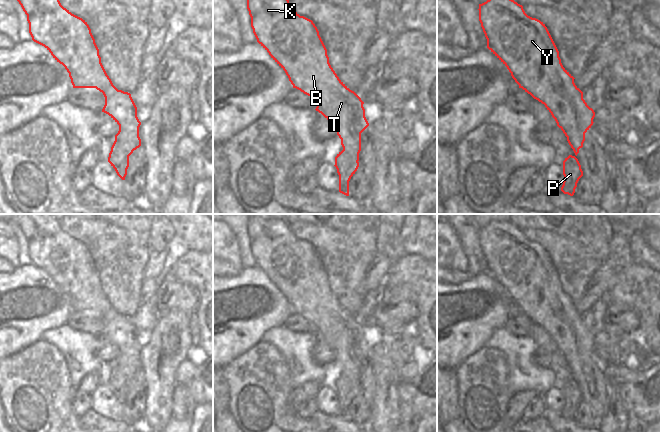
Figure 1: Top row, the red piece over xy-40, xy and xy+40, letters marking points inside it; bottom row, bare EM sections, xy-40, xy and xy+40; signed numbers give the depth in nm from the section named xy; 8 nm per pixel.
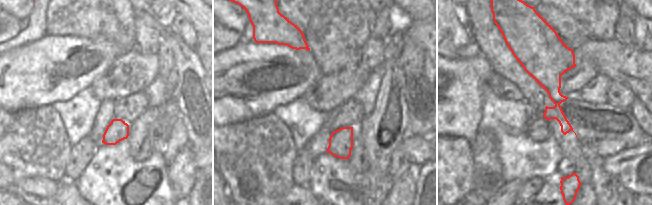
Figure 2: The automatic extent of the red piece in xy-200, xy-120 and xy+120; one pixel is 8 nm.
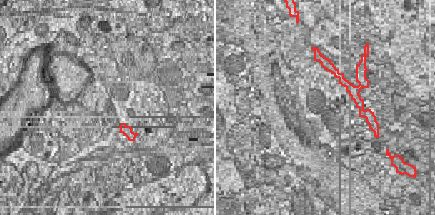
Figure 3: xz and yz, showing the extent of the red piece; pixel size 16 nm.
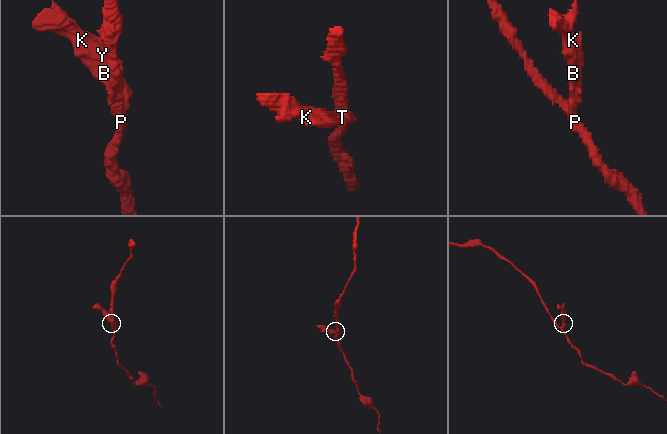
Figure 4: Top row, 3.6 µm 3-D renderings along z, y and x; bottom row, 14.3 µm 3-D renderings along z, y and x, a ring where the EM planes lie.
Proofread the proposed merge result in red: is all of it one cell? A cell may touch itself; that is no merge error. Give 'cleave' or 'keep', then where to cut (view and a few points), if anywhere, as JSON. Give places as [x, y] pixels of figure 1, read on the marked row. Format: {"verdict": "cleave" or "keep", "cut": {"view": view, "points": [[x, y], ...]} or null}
{"verdict": "cleave", "cut": {"view": "xy-40", "points": [[117, 133], [118, 140], [128, 156]]}}

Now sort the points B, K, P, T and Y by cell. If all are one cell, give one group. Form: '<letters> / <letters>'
B K T Y / P

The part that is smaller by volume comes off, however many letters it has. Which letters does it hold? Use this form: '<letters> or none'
B, K, T, Y

